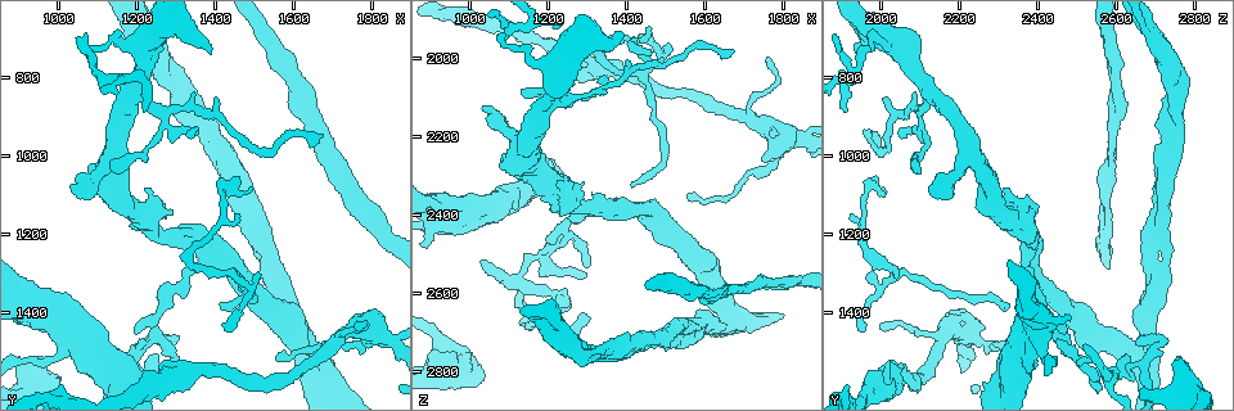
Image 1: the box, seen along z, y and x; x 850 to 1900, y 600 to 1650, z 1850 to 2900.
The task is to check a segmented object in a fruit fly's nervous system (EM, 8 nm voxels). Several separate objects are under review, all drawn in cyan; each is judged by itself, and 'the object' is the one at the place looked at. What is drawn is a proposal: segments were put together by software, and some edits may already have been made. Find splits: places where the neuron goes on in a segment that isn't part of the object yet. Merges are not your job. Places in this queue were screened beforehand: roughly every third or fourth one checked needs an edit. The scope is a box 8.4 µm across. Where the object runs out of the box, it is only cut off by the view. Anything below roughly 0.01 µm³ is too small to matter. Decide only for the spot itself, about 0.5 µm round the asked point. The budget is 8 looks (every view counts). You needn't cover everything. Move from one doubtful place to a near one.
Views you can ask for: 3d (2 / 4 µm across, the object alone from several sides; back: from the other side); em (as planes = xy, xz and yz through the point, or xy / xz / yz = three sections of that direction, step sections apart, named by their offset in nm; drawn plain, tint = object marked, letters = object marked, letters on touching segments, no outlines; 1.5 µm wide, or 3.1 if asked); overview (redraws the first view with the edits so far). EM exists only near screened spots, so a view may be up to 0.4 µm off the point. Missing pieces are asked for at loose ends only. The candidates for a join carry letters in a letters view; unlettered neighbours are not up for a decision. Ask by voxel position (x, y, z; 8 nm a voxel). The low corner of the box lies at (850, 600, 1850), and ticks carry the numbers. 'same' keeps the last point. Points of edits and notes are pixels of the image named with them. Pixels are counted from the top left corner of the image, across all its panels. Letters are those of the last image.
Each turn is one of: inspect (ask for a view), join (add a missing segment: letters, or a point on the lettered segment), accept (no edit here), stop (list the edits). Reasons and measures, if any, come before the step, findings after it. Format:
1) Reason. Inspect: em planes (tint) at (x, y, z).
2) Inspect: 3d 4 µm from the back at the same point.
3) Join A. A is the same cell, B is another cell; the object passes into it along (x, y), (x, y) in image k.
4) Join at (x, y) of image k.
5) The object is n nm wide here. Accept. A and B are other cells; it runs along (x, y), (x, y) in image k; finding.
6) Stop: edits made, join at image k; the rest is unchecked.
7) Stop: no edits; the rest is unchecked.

Inspect: 3d 4 µm at (1755, 1435, 1995).

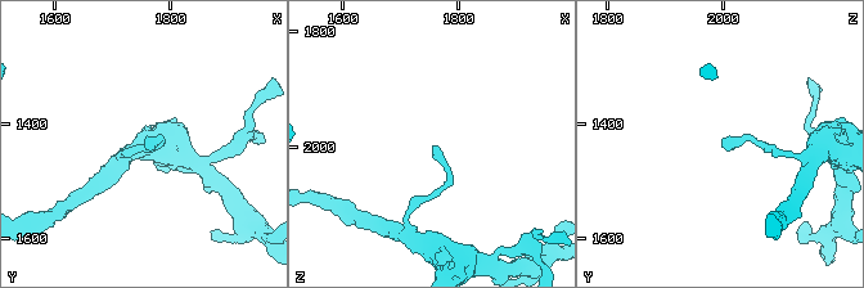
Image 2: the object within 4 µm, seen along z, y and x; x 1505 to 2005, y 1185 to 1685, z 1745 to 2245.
Inspect: em yz step 8 (letters) at (1755, 1430, 1995).

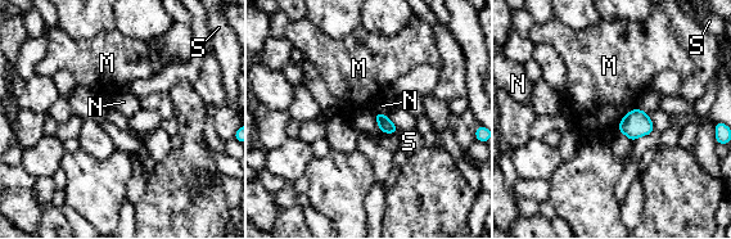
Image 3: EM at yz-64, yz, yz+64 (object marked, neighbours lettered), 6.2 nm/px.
Inspect: em planes (letters) at the same point.

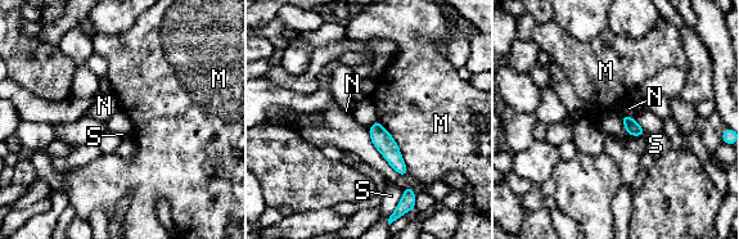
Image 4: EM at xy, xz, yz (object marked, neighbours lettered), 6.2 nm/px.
The object is 90 nm wide here. Accept. M, N and S are other cells; a border runs along (620, 116), (627, 134), (645, 134) in image 4; none of them fits.

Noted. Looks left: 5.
An open end. Inspect: em planes (letters) at (1785, 1395, 2205).

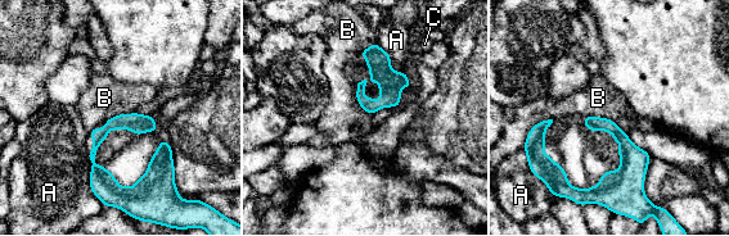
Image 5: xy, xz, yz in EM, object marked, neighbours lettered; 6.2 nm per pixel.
Accept. A, B and C are other cells; it runs along (527, 145), (581, 191), (642, 166) in image 5; none of them fits.

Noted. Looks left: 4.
An open end. Inspect: 3d 2 µm at (1410, 1380, 2320).

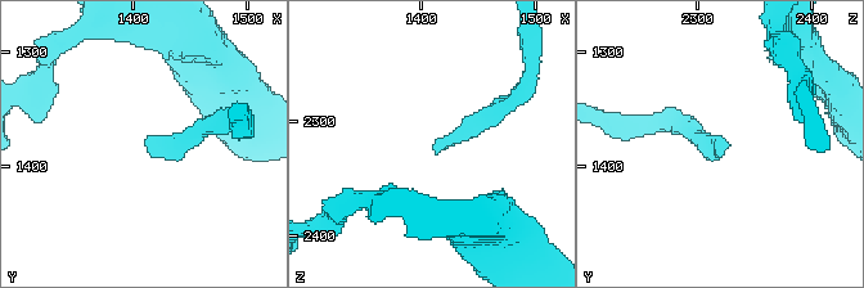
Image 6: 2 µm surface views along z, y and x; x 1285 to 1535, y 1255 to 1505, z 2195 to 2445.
Inspect: em planes (letters) at (1410, 1376, 2320).

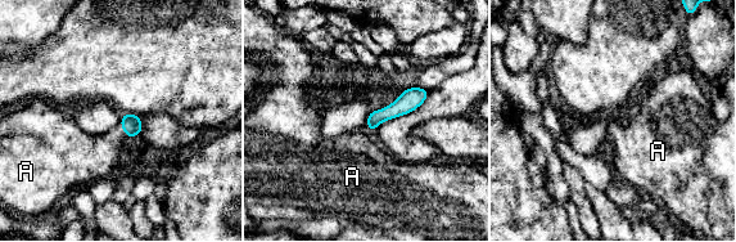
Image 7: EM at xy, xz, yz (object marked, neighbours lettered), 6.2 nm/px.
Join A. A is the same cell; the object passes into it along (131, 124), (123, 130), (94, 157) in image 7; it goes on there.

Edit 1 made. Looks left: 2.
Stop: edits made, join at image 7; the rest is unchecked.

